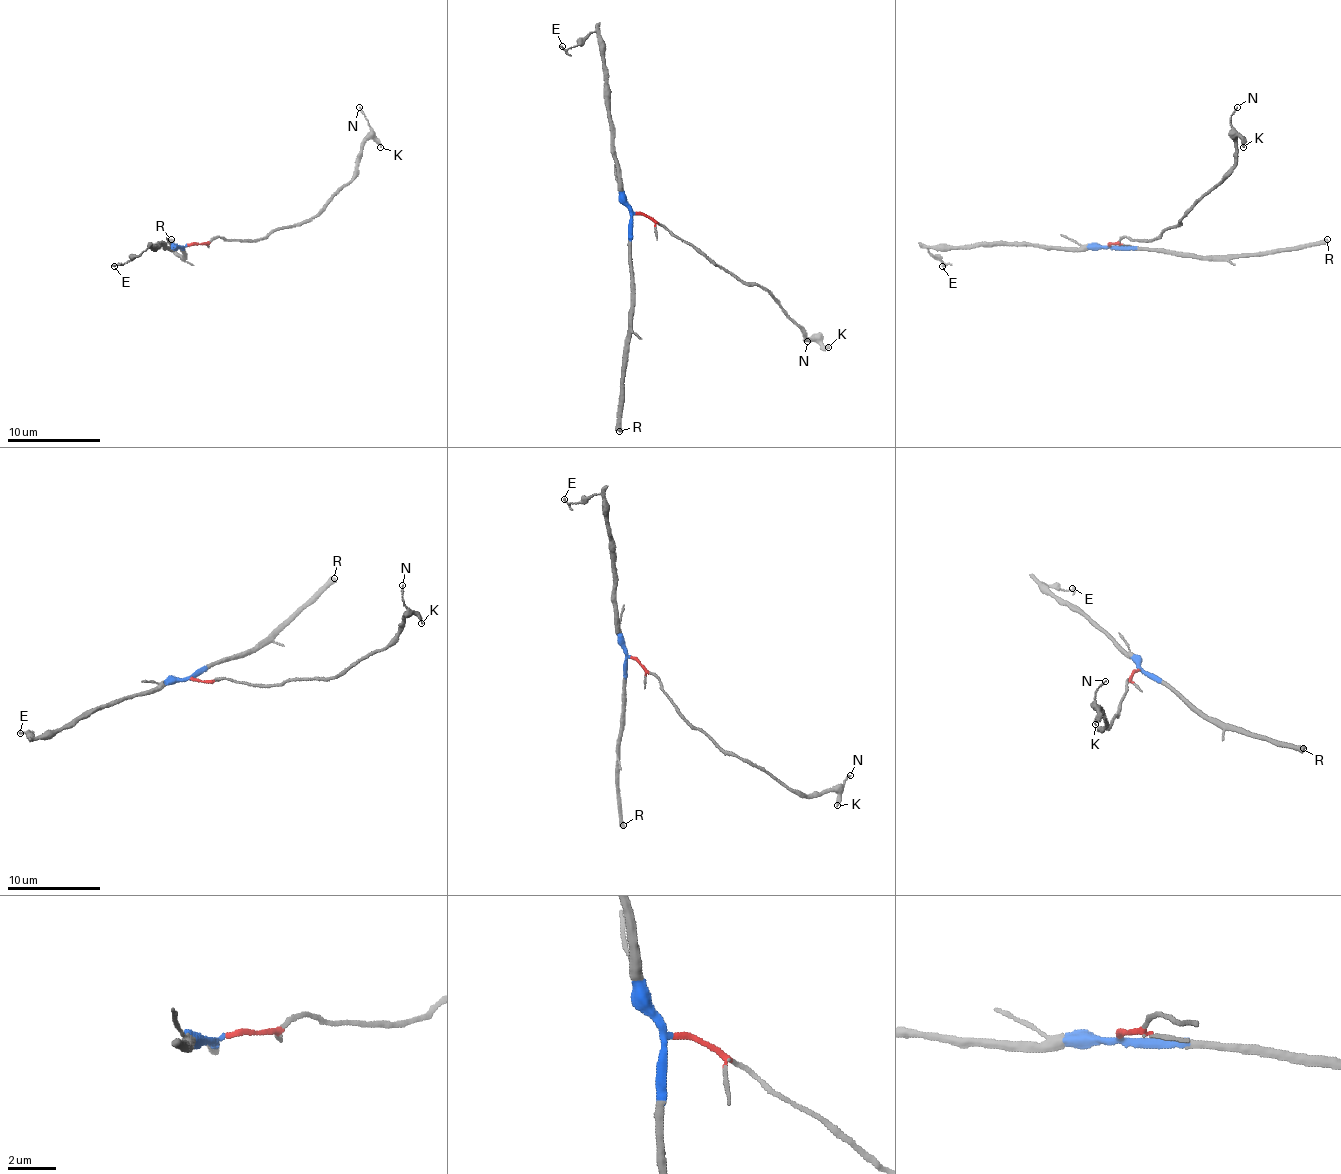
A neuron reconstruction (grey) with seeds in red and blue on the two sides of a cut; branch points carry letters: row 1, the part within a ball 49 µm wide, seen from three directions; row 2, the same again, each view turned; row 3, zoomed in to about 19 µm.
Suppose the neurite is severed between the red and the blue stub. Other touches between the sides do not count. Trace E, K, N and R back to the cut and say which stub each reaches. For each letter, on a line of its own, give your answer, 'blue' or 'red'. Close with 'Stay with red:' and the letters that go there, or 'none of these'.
E: blue
K: red
N: red
R: blue
Stay with red: K, N

